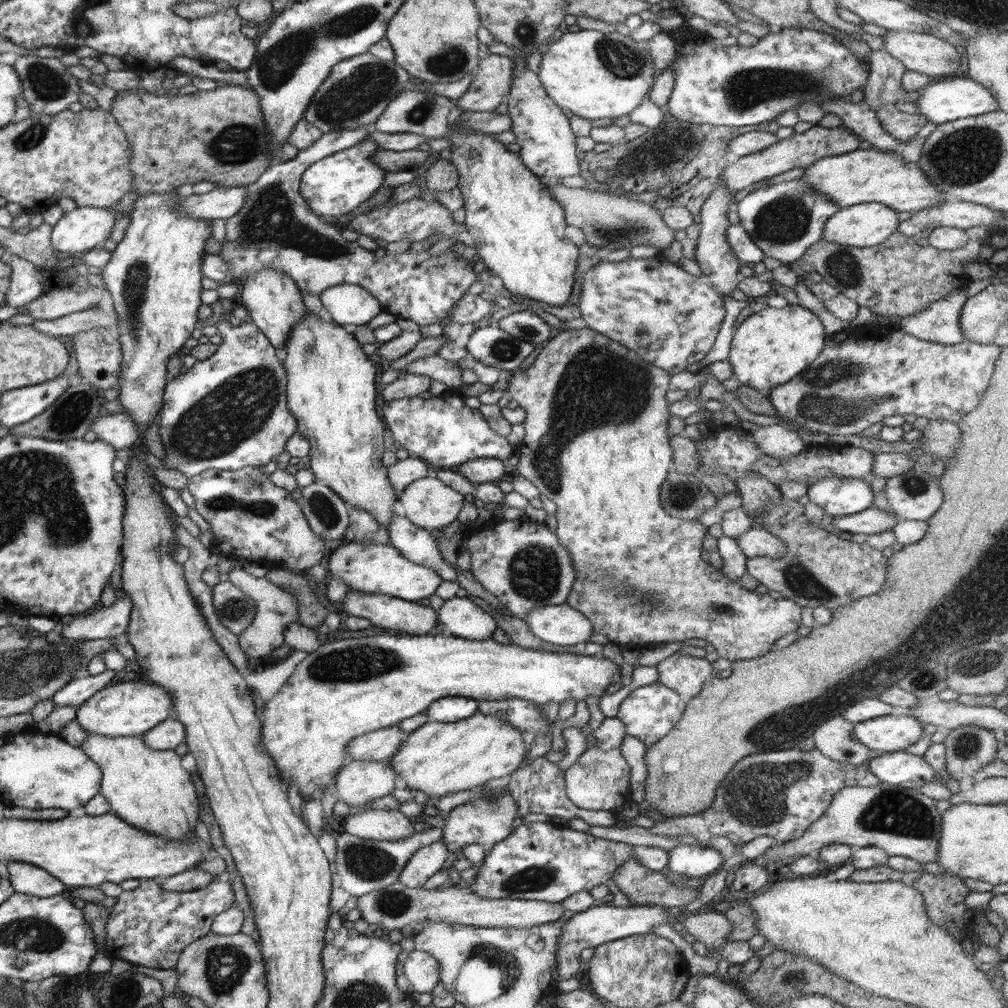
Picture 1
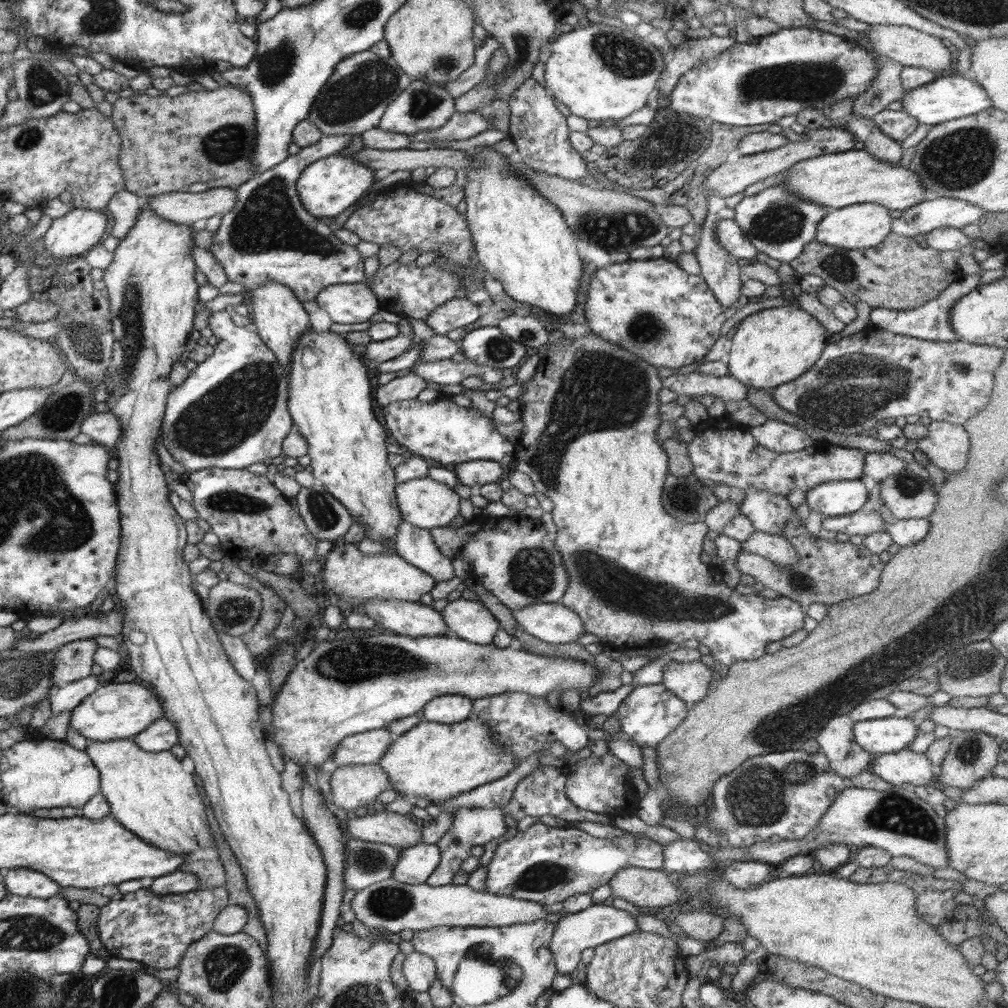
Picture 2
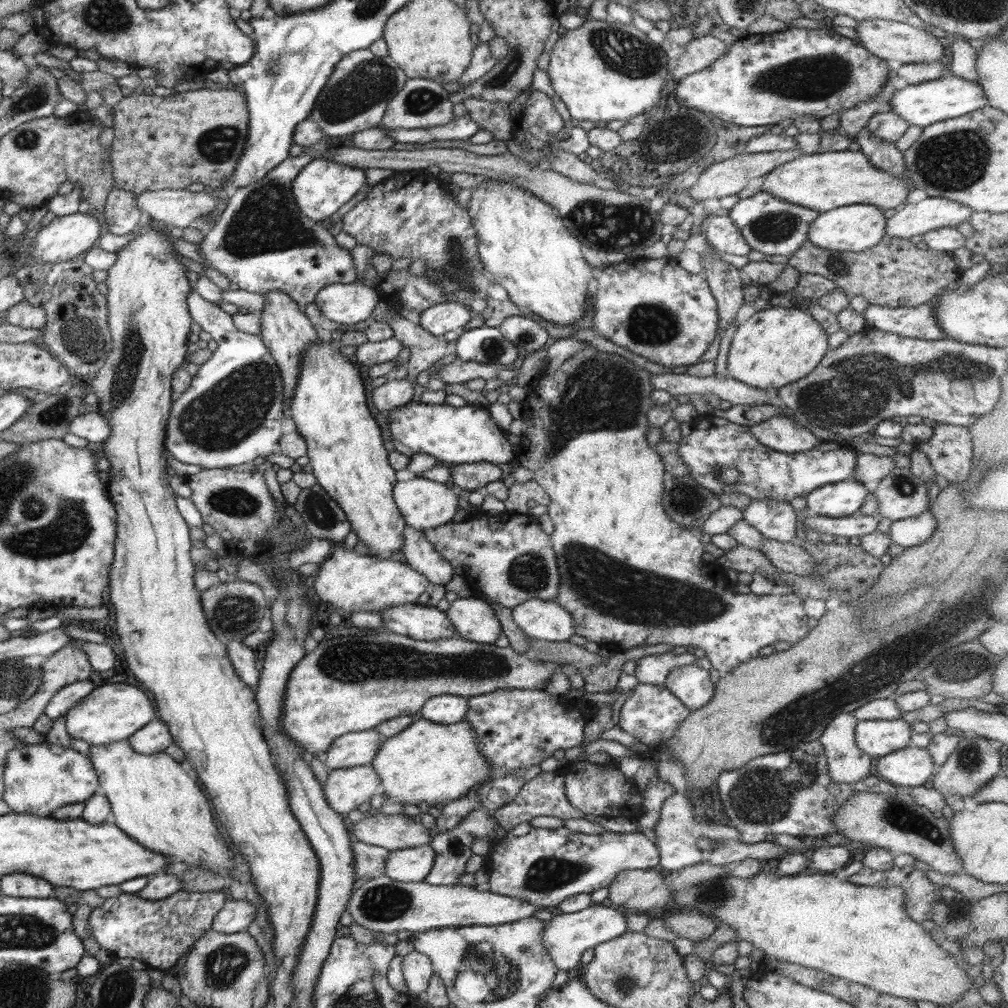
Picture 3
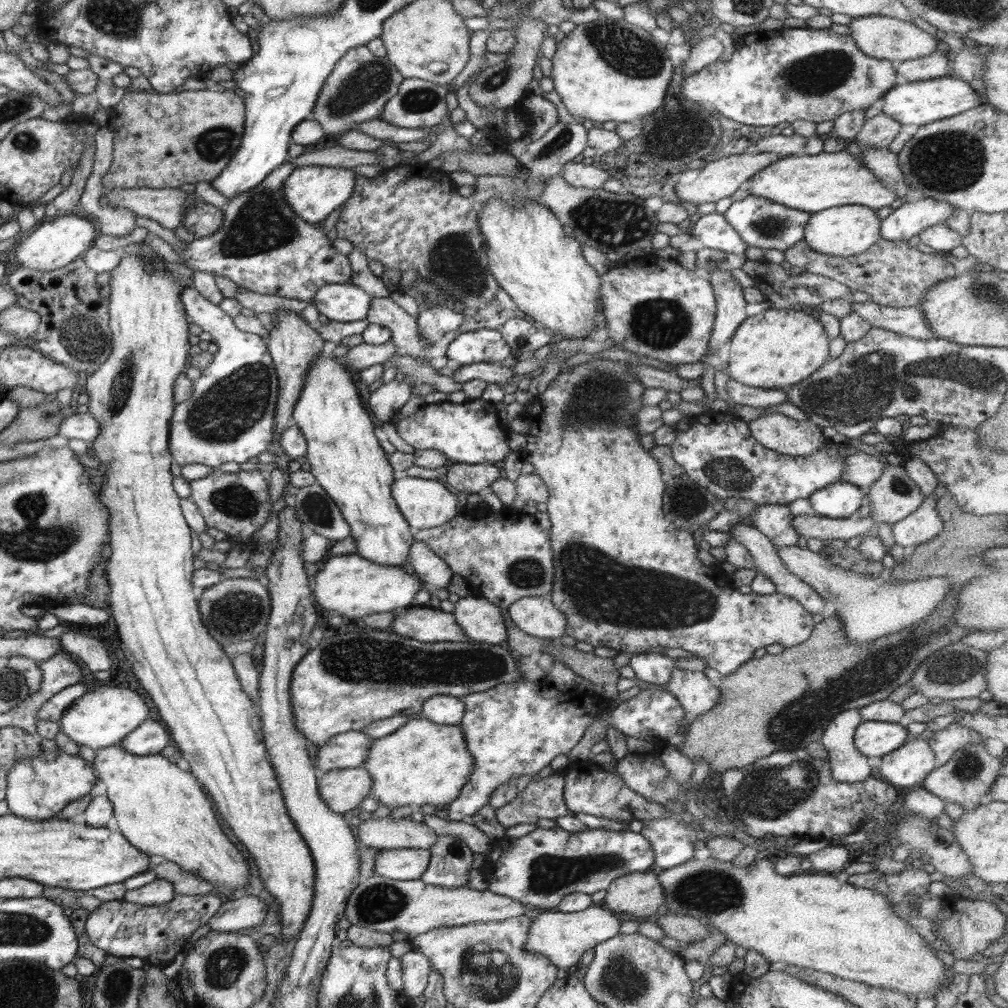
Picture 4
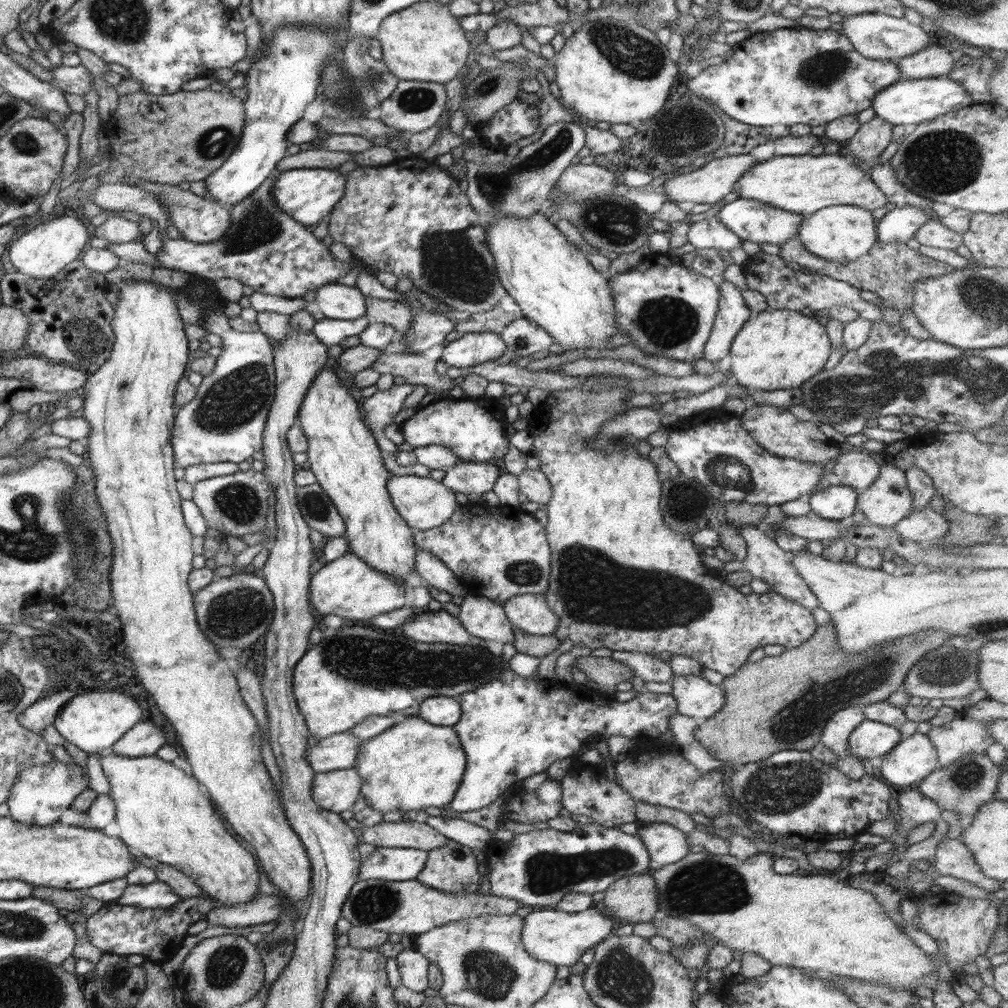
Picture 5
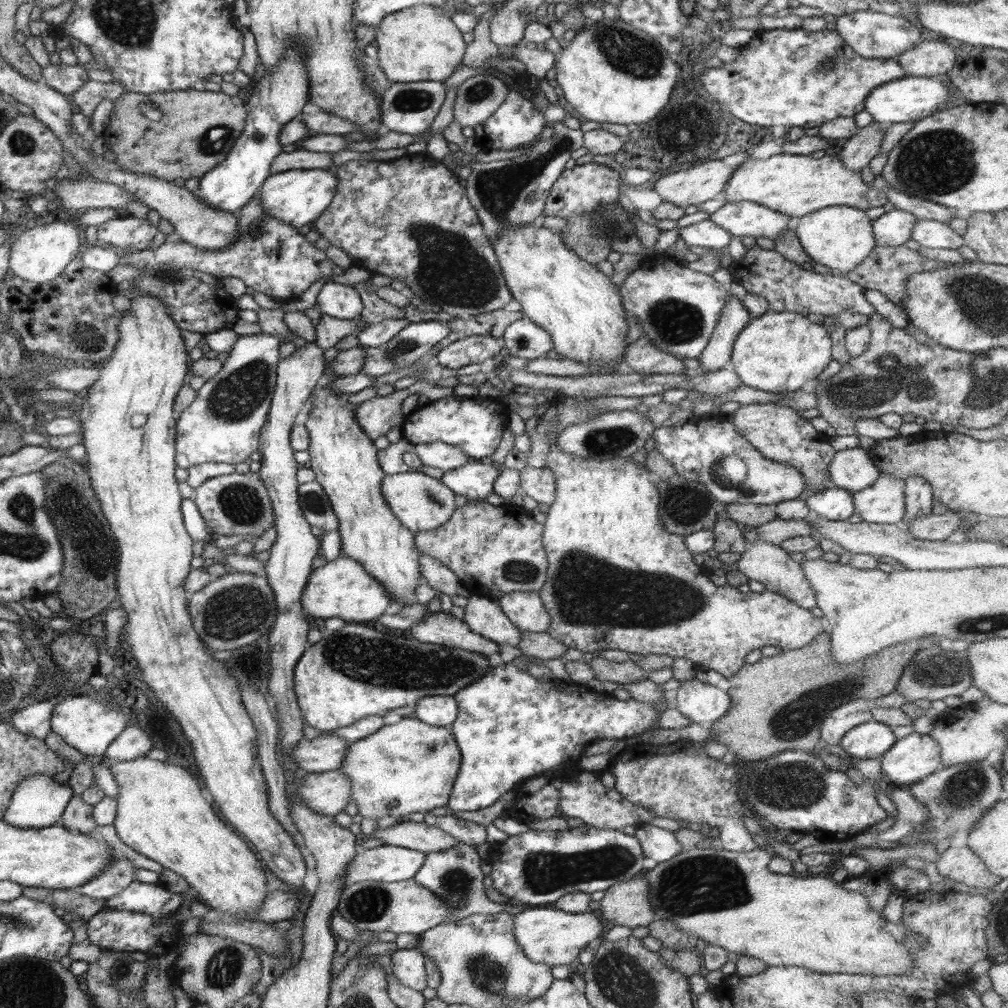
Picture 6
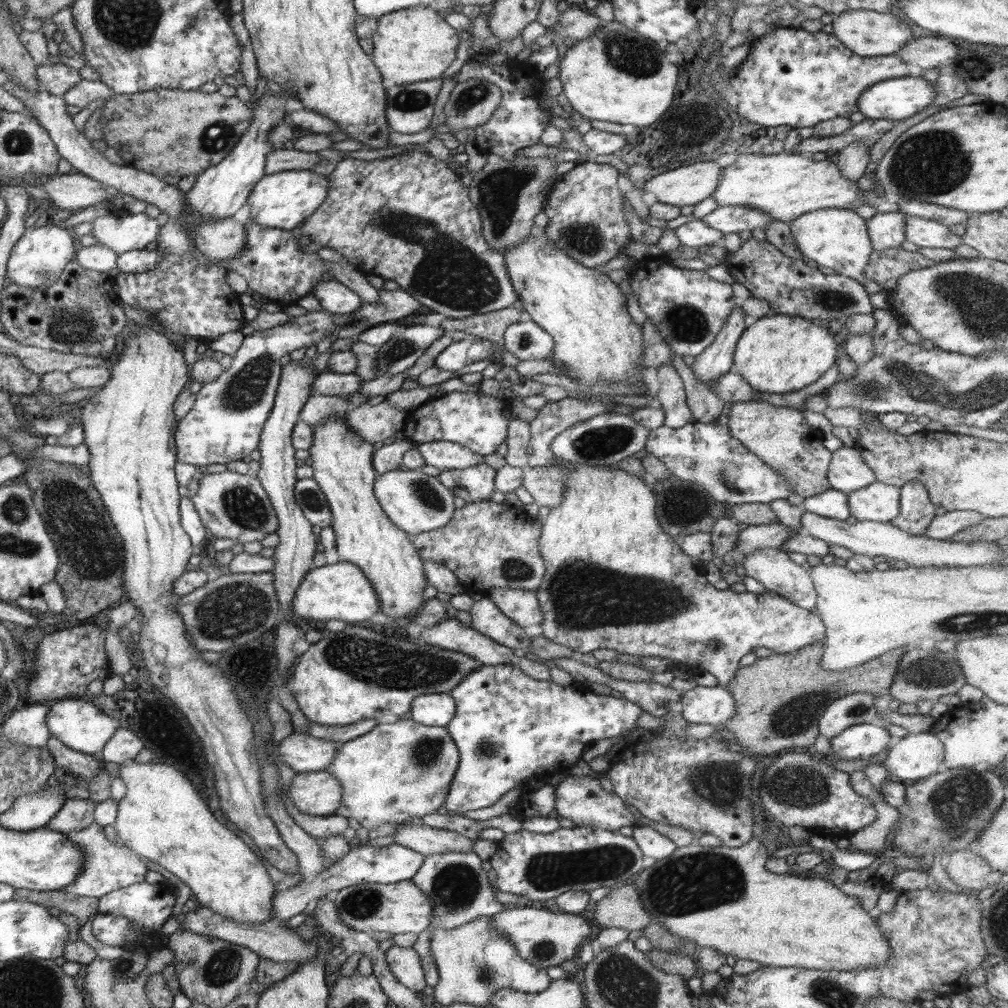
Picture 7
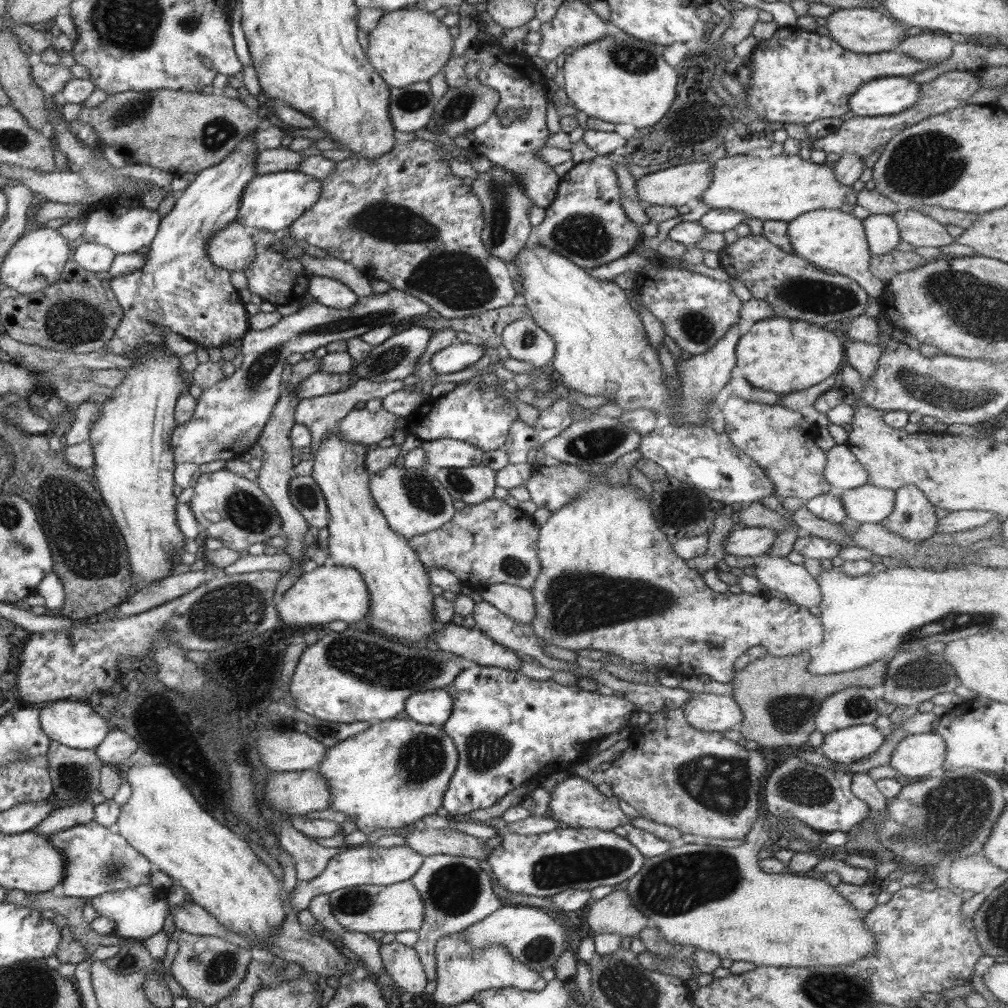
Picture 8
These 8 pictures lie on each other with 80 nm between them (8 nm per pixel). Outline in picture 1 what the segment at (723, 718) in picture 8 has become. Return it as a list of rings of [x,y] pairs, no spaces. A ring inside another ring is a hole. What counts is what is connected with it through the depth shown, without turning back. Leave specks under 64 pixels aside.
[[[677,653],[662,660],[655,668],[659,677],[657,682],[684,700],[698,696],[704,682],[715,674],[712,663],[708,660]]]

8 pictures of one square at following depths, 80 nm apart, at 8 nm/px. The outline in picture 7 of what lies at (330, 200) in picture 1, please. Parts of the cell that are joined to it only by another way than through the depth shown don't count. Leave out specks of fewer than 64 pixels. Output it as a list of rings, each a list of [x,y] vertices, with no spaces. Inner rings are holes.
[[[288,170],[267,174],[248,198],[250,219],[262,227],[297,231],[297,227],[312,216],[328,196],[328,178],[311,170]]]

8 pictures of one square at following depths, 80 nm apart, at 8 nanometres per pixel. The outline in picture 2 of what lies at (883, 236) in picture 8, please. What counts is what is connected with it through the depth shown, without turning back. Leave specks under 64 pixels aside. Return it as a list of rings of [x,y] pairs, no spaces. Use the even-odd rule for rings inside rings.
[[[937,197],[924,200],[910,208],[892,222],[893,233],[910,238],[918,234],[928,234],[942,228],[962,229],[970,224],[978,224],[980,218],[988,214],[966,200]]]

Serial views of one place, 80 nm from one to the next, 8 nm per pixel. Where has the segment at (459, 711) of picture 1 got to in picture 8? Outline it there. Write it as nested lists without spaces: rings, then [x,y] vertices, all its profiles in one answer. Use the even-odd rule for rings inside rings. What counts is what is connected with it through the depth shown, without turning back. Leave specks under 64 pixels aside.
[[[445,689],[412,694],[404,706],[404,717],[418,724],[442,727],[452,712],[452,697]]]

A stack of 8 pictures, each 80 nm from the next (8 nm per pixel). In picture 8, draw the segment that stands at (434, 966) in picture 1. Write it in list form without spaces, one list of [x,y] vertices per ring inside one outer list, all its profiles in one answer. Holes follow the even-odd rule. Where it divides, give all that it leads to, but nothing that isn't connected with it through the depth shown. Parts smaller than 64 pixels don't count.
[[[395,941],[381,945],[379,953],[395,986],[414,995],[423,992],[428,981],[427,974],[414,947]]]

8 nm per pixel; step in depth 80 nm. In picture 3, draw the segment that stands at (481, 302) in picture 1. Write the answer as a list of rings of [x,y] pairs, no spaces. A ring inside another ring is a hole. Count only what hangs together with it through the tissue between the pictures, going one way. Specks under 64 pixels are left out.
[[[456,302],[439,303],[420,313],[420,326],[433,334],[442,336],[446,332],[457,331],[472,318],[472,306]]]

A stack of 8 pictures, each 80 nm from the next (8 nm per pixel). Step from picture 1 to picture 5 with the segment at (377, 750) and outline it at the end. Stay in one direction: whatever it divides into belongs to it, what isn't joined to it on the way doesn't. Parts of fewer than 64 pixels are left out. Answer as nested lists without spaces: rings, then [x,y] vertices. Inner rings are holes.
[[[346,731],[340,734],[333,734],[326,738],[321,738],[316,746],[309,746],[306,749],[306,761],[312,767],[314,773],[328,773],[334,770],[346,770],[354,767],[356,756],[359,751],[361,741]]]

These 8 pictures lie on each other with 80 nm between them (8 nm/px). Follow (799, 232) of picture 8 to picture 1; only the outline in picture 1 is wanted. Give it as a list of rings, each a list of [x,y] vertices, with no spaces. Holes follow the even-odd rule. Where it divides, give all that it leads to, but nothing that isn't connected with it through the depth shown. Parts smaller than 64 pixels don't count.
[[[867,202],[865,204],[841,208],[826,222],[821,238],[828,242],[860,248],[879,245],[892,233],[898,232],[898,212],[878,202]]]

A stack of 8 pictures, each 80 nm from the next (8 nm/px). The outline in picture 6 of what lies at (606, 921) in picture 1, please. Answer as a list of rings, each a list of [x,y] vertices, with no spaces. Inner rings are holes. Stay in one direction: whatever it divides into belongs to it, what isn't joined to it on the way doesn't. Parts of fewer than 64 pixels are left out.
[[[553,907],[528,908],[524,912],[516,913],[513,917],[513,933],[526,958],[550,967],[574,963],[586,945],[605,934],[600,915],[594,912],[570,914]]]

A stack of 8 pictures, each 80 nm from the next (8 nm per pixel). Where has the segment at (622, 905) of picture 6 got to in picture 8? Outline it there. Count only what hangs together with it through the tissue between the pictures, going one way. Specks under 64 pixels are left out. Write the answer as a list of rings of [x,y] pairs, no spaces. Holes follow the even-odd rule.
[[[621,886],[590,906],[586,916],[588,930],[595,934],[615,932],[622,937],[638,936],[639,932],[651,926],[650,920],[632,905],[630,895]]]

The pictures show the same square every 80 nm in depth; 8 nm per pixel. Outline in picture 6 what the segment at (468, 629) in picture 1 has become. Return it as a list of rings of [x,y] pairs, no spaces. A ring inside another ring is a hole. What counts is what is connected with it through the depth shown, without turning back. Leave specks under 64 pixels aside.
[[[471,594],[464,610],[463,622],[475,634],[498,645],[518,647],[522,641],[522,631],[502,612],[496,599]]]

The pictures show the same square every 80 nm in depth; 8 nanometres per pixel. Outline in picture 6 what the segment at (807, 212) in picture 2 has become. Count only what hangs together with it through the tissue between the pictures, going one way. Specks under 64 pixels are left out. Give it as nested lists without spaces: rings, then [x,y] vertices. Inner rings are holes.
[[[728,202],[709,218],[714,225],[734,236],[764,236],[773,240],[796,226],[797,219],[790,218],[755,202]]]

